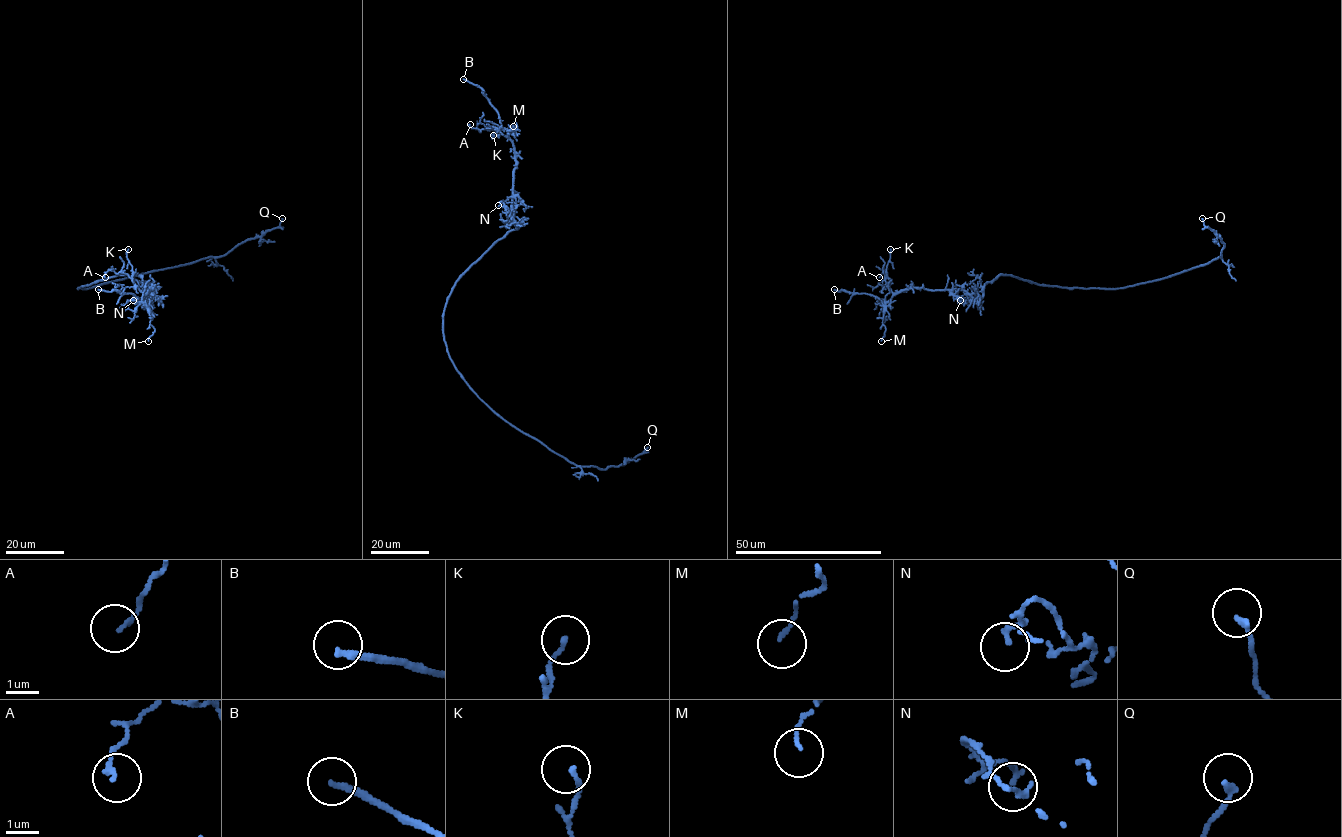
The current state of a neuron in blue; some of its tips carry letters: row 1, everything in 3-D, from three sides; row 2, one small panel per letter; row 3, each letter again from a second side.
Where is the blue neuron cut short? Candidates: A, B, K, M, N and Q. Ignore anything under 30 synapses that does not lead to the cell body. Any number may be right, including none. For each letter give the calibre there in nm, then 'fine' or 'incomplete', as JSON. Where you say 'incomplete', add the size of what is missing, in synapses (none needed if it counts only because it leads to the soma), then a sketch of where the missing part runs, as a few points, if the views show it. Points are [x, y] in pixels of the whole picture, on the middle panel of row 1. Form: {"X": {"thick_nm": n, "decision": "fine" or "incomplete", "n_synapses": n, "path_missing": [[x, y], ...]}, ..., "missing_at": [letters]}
{"A": {"thick_nm": 150, "decision": "fine"}, "B": {"thick_nm": 200, "decision": "incomplete", "path_missing": [[463, 79], [451, 85], [450, 82], [470, 76], [475, 71], [473, 65]]}, "K": {"thick_nm": 120, "decision": "fine"}, "M": {"thick_nm": 90, "decision": "fine"}, "N": {"thick_nm": 130, "decision": "fine"}, "Q": {"thick_nm": 170, "decision": "fine"}, "missing_at": ["B"]}

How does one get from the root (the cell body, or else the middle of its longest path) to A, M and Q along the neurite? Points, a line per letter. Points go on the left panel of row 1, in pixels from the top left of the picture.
A: (78, 288), (129, 275), (149, 285), (152, 297), (151, 287), (144, 293), (125, 273), (108, 270), (105, 277)
M: (78, 288), (124, 275), (149, 285), (152, 297), (149, 299), (150, 287), (143, 303), (155, 331), (148, 341)
Q: (78, 288), (91, 288), (205, 258), (225, 256), (239, 244), (278, 227), (282, 218)

